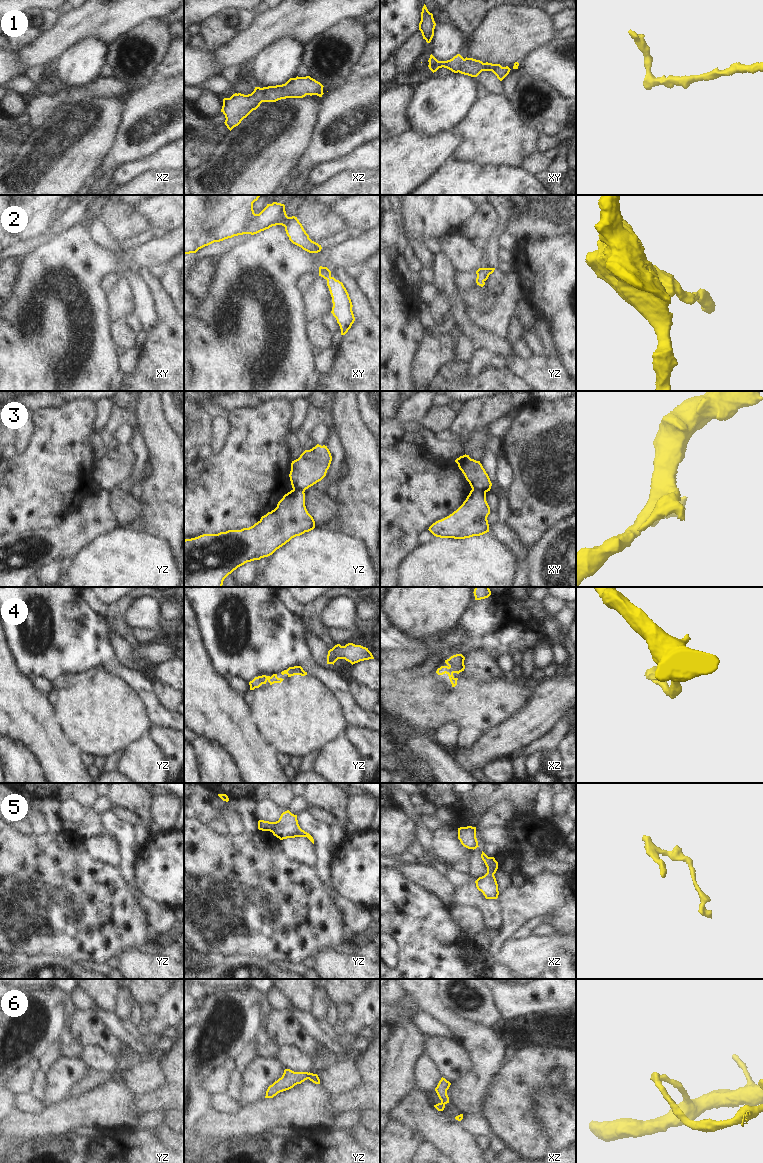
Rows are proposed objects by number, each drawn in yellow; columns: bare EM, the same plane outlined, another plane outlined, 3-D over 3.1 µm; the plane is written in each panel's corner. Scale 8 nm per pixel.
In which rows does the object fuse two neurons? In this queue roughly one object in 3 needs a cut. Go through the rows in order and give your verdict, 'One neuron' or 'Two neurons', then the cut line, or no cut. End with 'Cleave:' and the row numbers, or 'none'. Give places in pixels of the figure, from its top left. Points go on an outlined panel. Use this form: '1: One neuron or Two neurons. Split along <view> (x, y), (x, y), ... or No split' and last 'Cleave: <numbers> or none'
1: One neuron. No split
2: One neuron. No split
3: Two neurons. Split along xy (472, 488), (485, 492)
4: One neuron. No split
5: One neuron. No split
6: Two neurons. Split along yz (307, 1073), (308, 1078)
Cleave: 3, 6

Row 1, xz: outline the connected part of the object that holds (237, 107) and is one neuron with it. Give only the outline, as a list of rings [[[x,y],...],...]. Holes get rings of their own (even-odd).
[[[290,78],[285,84],[255,87],[251,94],[235,93],[230,98],[223,99],[221,112],[225,115],[225,125],[231,131],[238,126],[253,110],[256,110],[262,102],[276,102],[286,98],[303,98],[306,95],[322,97],[323,85],[311,78]]]

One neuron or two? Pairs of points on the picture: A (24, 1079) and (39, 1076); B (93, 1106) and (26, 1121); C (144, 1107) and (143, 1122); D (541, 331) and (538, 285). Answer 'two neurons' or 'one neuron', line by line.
A: two neurons
B: one neuron
C: two neurons
D: two neurons

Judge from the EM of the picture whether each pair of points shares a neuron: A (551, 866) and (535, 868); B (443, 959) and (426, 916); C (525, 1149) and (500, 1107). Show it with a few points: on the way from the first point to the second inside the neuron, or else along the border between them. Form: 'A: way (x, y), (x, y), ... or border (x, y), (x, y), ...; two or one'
A: way (547, 866), (539, 866); one
B: way (432, 948), (426, 934), (426, 927); one
C: way (525, 1139), (525, 1132), (510, 1117); one

